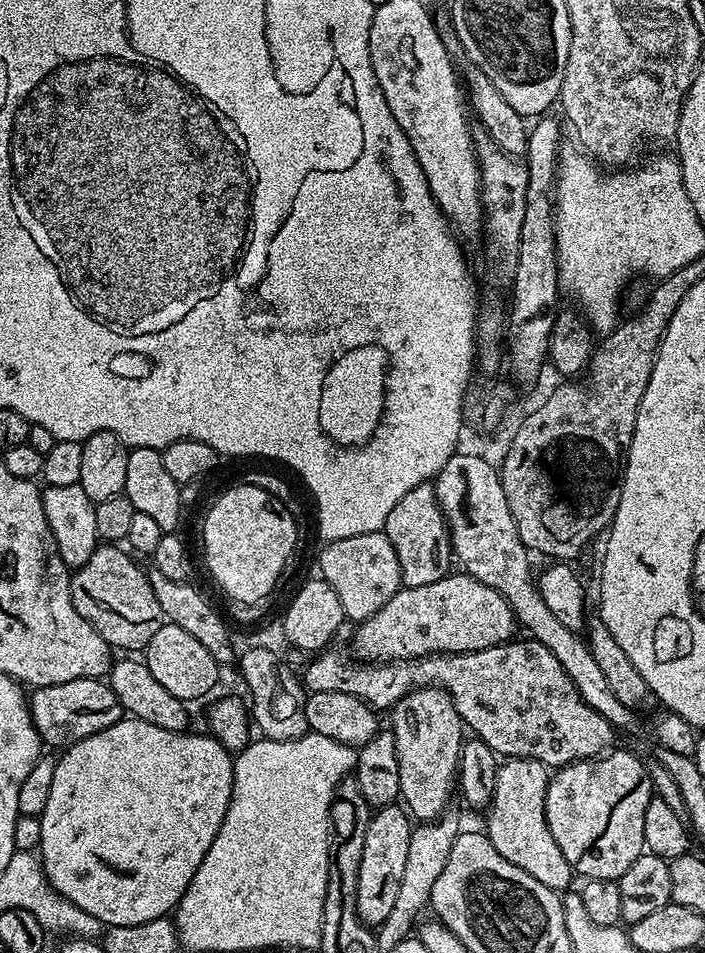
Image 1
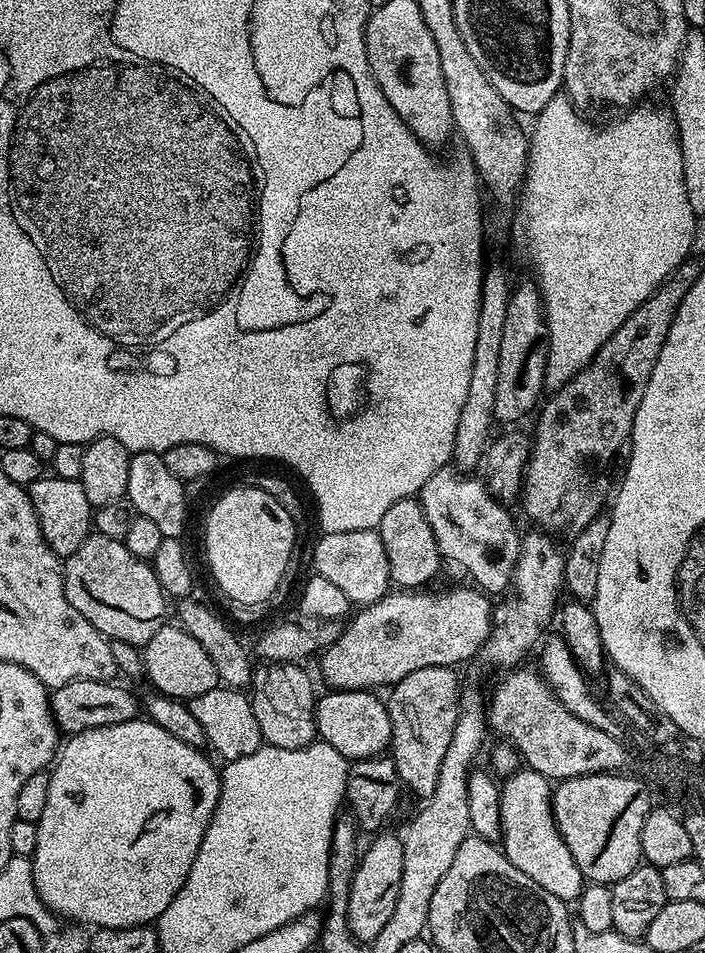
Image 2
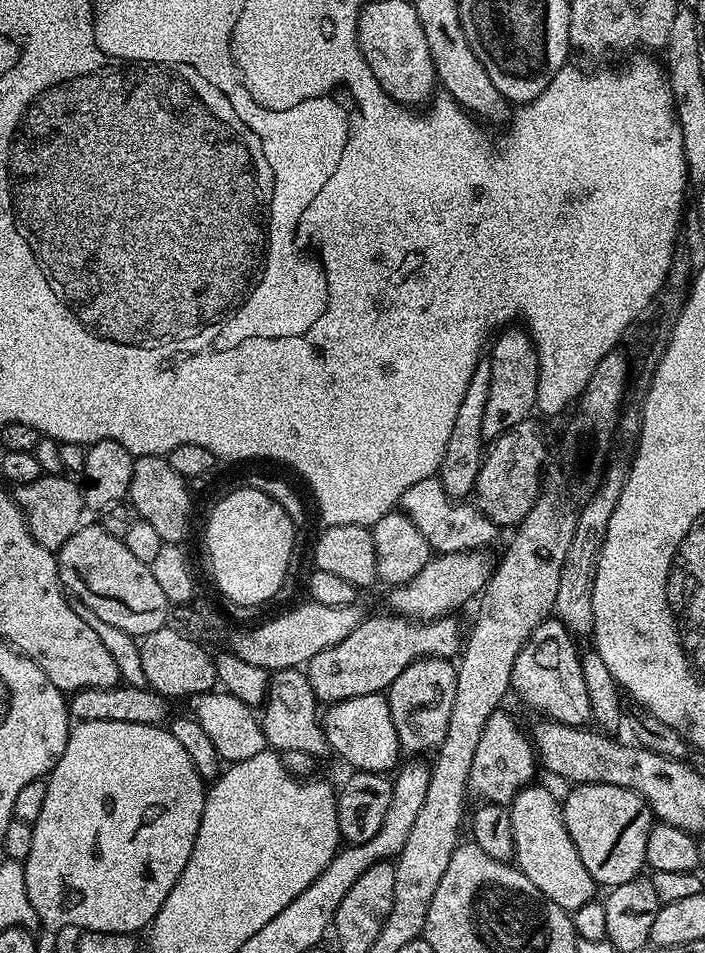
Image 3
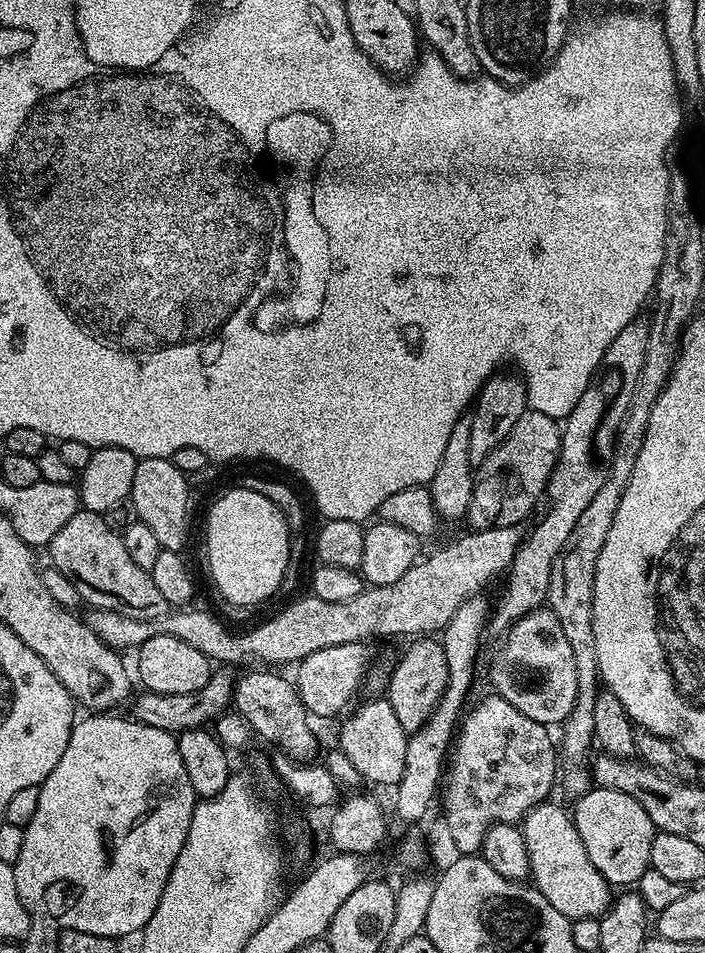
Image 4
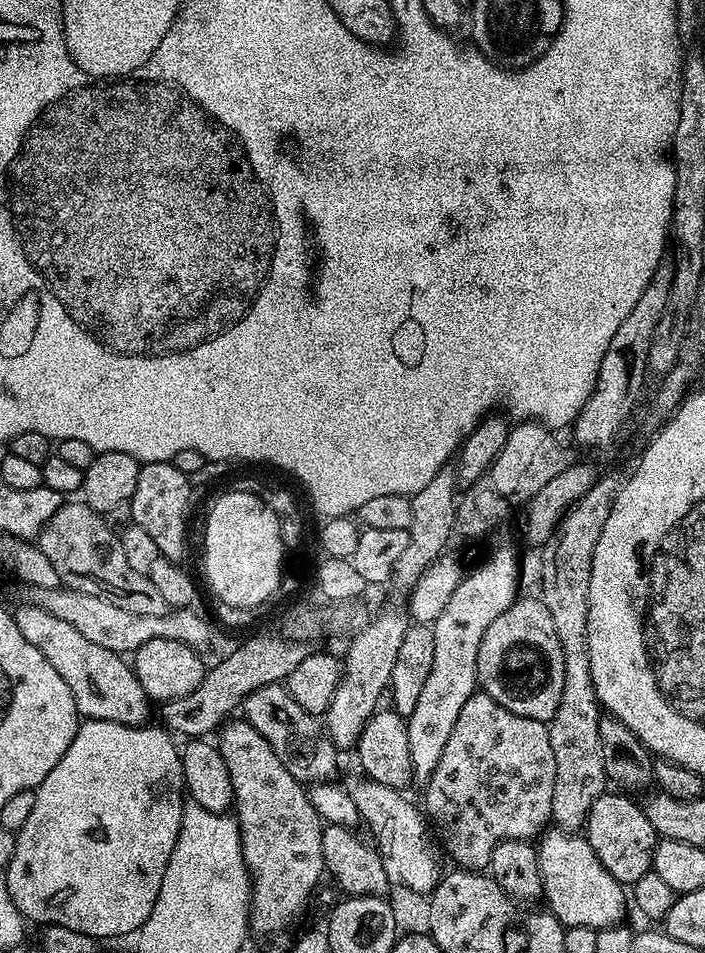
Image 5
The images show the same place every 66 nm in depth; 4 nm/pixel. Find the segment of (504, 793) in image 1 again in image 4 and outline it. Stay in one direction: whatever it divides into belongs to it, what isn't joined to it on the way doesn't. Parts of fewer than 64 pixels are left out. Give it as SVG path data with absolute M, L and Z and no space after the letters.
M553 802L539 804L533 808L522 821L522 831L526 838L526 850L530 854L530 880L537 890L558 910L558 914L567 916L569 920L586 919L588 917L601 917L608 911L608 905L614 899L613 889L608 880L594 870L594 862L590 862L590 854L586 854L586 846L582 846L582 838L578 838L576 823L571 818L569 809L559 808Z

